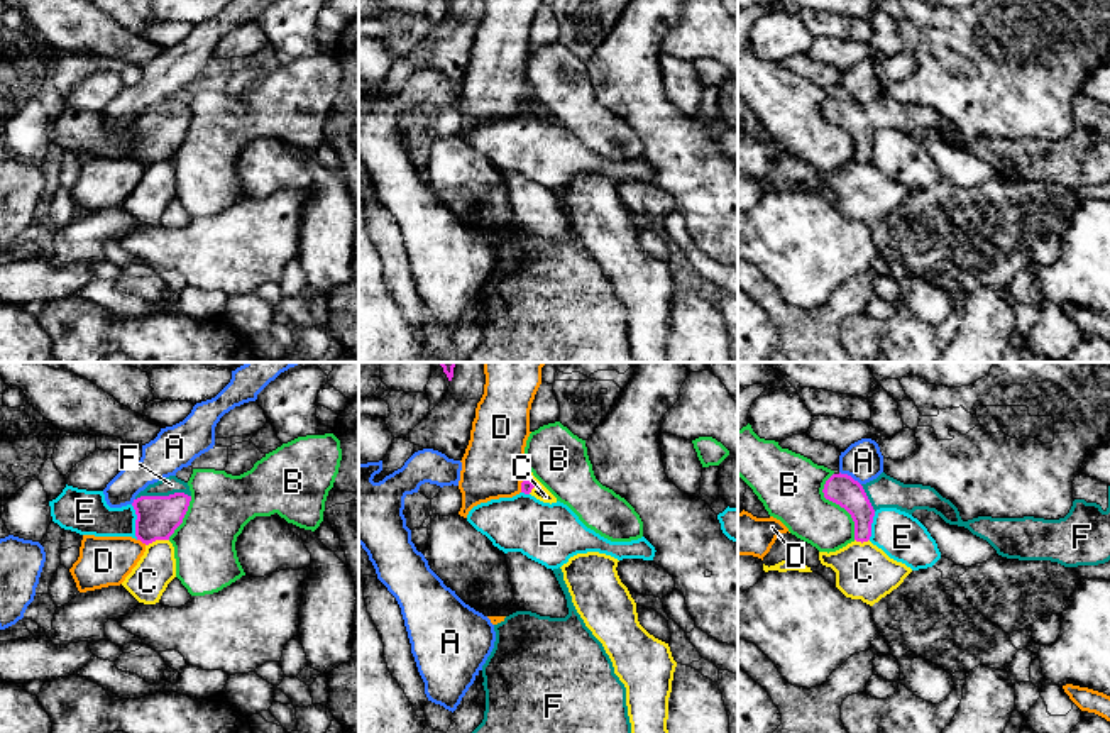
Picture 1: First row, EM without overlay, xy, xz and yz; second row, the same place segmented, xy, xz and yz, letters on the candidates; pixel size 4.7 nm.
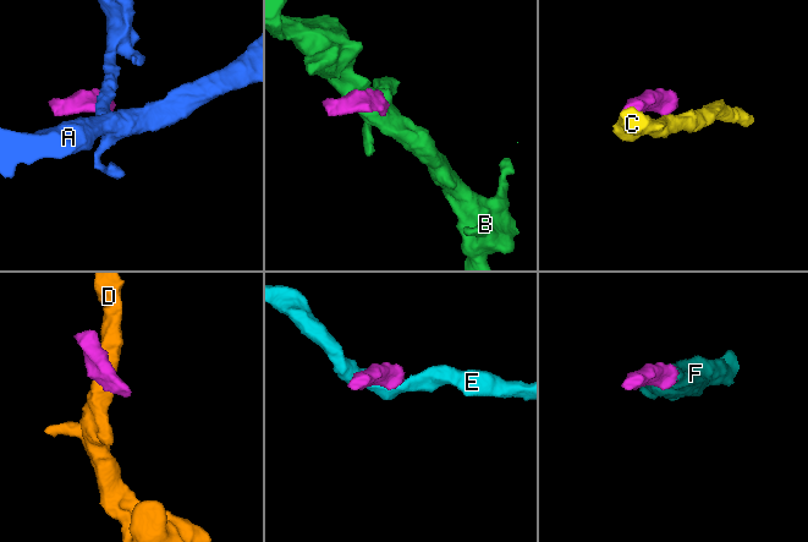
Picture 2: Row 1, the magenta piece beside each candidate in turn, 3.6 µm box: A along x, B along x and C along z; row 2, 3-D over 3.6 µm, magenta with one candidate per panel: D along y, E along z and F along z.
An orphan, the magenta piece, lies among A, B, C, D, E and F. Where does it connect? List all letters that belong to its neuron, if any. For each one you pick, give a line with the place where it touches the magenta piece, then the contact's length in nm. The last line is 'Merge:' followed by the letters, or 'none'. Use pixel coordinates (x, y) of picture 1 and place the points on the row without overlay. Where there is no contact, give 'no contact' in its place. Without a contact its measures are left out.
F: contact xy (163, 117); length 260 nm
Merge: F

